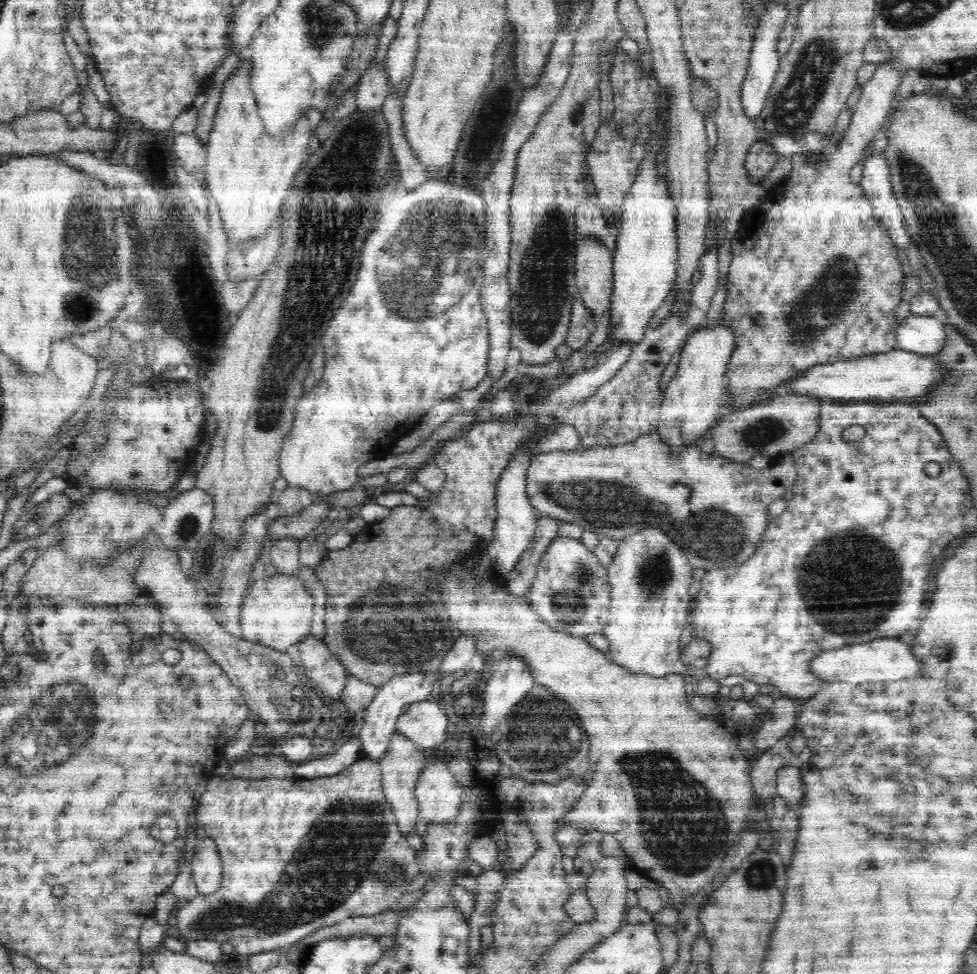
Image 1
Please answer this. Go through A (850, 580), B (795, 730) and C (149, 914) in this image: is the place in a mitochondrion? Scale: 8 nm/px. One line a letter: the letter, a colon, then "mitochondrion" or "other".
A: mitochondrion
B: other
C: other

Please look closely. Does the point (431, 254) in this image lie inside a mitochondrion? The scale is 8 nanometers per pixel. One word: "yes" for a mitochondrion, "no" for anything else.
yes

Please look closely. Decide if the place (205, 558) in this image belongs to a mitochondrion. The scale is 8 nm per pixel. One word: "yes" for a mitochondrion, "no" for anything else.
yes

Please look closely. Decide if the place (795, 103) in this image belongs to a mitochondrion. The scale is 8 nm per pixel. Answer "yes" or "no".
yes

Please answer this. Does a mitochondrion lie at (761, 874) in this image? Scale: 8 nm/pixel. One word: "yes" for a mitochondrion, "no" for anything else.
yes

